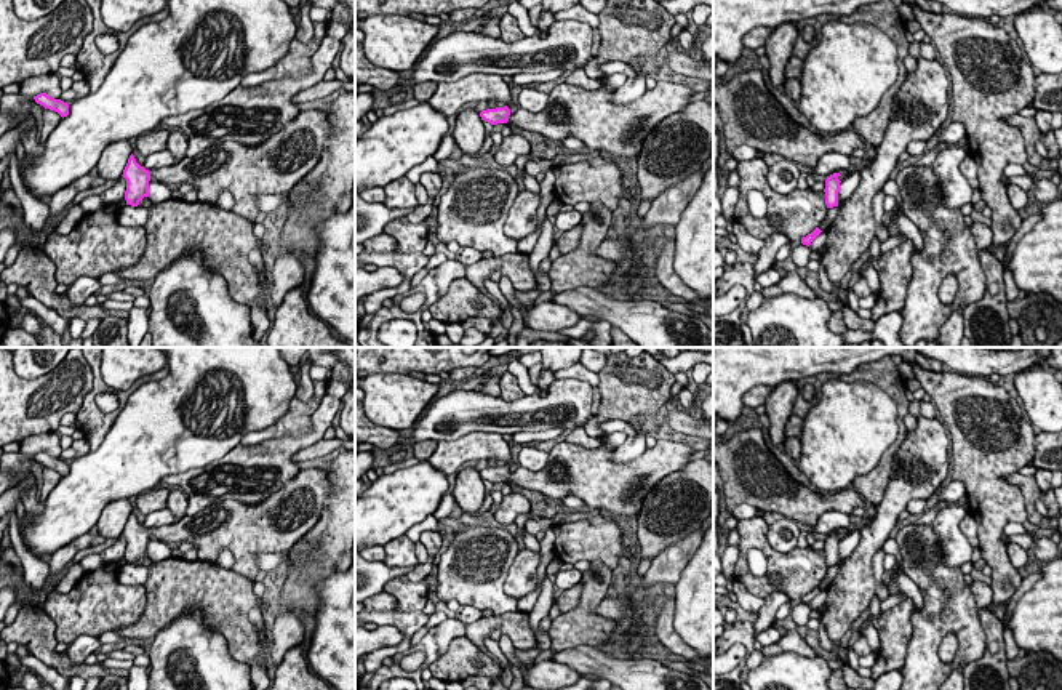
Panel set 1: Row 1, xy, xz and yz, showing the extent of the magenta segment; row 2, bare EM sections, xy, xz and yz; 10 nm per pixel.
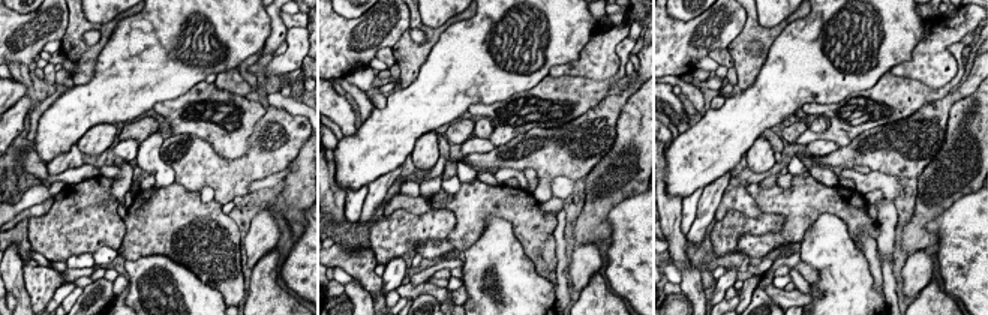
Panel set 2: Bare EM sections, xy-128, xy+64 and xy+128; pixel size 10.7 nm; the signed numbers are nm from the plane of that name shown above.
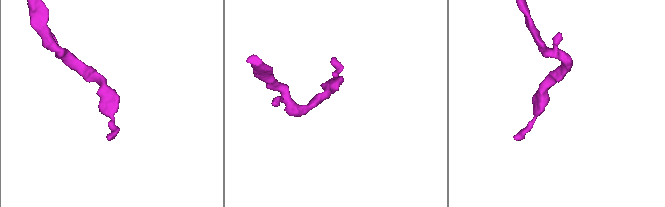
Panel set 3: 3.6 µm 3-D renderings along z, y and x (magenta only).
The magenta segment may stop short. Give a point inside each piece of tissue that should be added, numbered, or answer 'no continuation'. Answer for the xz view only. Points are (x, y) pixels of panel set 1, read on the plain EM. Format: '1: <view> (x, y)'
1: xz (590, 474)

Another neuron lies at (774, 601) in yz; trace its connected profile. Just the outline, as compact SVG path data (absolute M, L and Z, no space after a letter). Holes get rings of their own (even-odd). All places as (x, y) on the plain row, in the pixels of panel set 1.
M776 589L765 599L765 605L757 613L757 621L753 623L753 637L771 628L776 612L787 602L790 602L789 596L785 592L781 592L779 589Z

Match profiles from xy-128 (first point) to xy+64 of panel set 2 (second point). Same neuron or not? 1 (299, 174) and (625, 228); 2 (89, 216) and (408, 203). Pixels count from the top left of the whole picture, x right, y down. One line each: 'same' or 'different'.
1: different
2: different

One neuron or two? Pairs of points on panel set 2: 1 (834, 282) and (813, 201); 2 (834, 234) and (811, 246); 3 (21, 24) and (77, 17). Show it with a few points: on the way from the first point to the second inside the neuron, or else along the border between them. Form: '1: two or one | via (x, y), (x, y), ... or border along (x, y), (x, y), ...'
1: two | border along (847, 225), (837, 216), (822, 213), (801, 243)
2: one | via (828, 240), (817, 246)
3: two | border along (69, 15), (66, 32), (60, 41)

